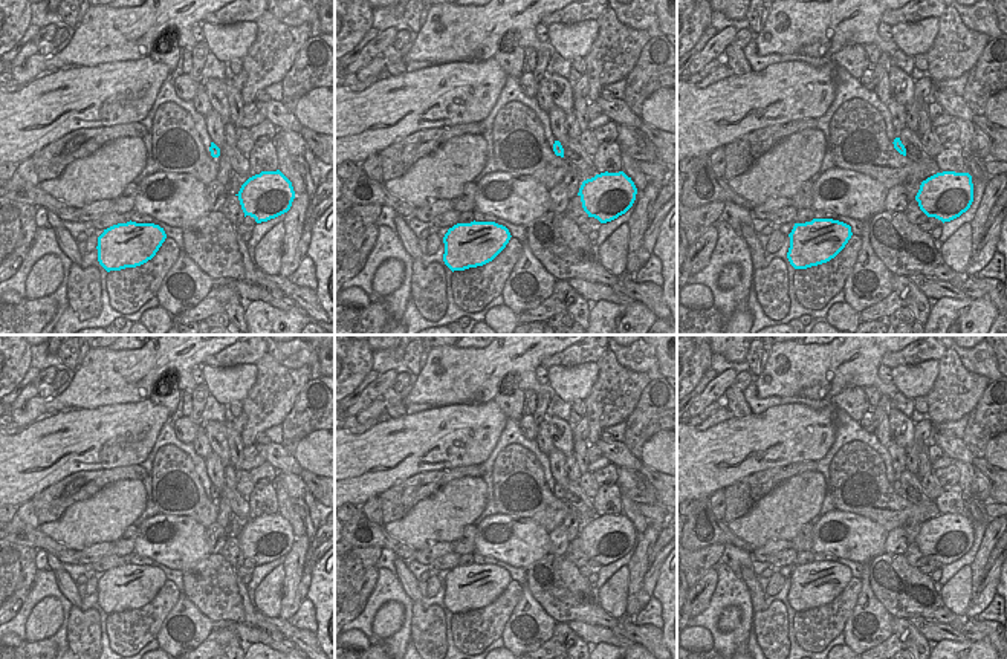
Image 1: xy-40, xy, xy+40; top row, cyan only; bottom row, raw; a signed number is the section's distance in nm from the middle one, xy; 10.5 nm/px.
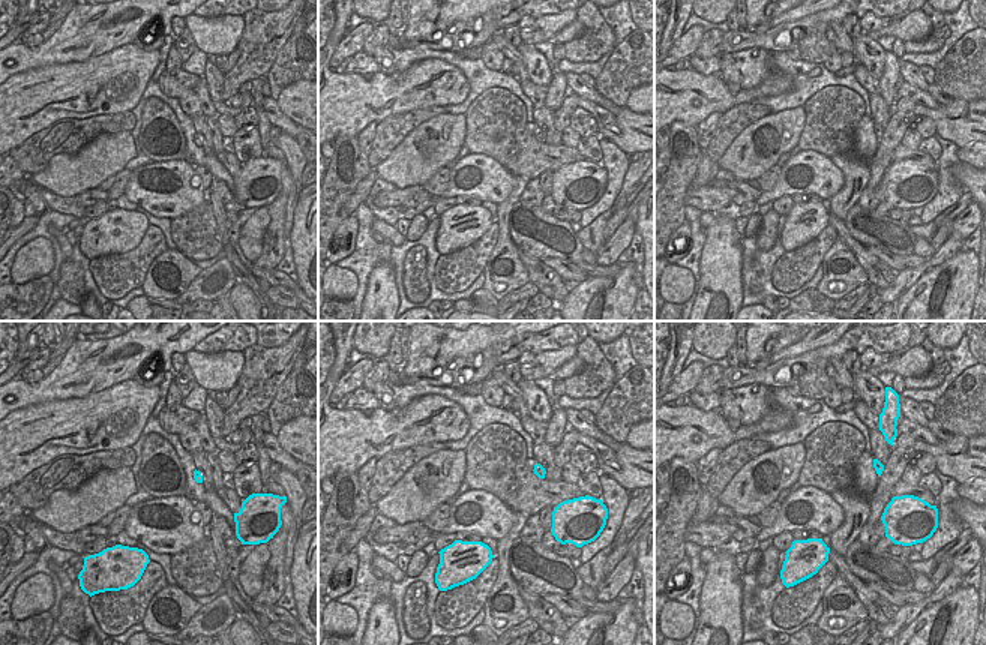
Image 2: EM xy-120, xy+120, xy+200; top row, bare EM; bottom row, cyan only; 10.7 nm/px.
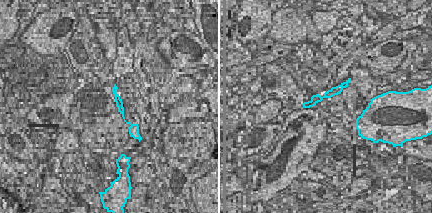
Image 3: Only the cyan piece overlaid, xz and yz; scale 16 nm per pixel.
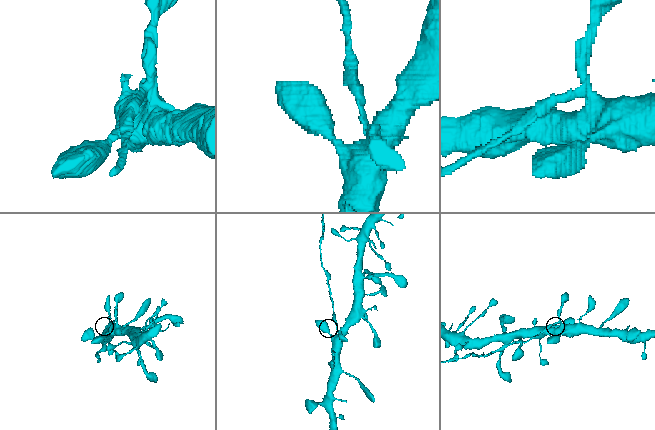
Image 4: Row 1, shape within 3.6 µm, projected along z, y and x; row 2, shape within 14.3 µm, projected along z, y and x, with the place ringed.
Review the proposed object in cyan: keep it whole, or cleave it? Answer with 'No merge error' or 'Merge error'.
Merge error

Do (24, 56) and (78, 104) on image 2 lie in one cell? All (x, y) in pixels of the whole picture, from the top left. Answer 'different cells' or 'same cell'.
different cells

